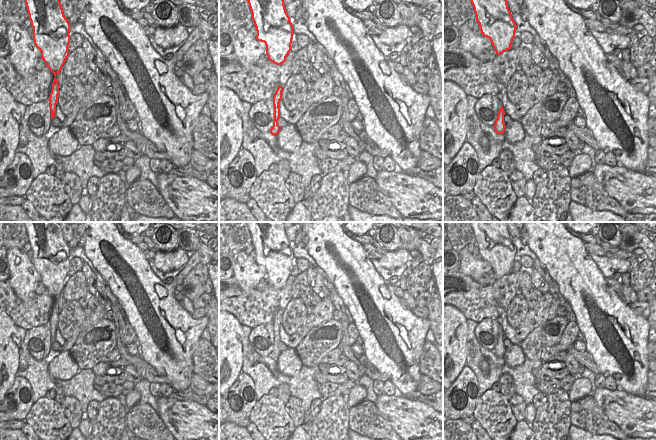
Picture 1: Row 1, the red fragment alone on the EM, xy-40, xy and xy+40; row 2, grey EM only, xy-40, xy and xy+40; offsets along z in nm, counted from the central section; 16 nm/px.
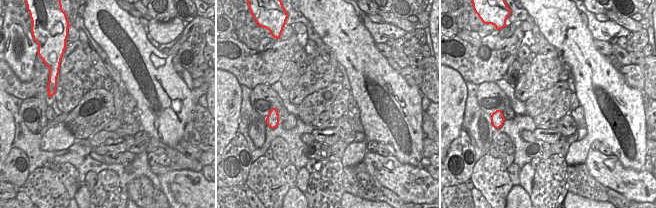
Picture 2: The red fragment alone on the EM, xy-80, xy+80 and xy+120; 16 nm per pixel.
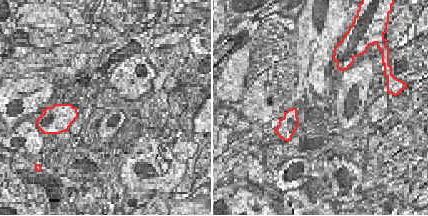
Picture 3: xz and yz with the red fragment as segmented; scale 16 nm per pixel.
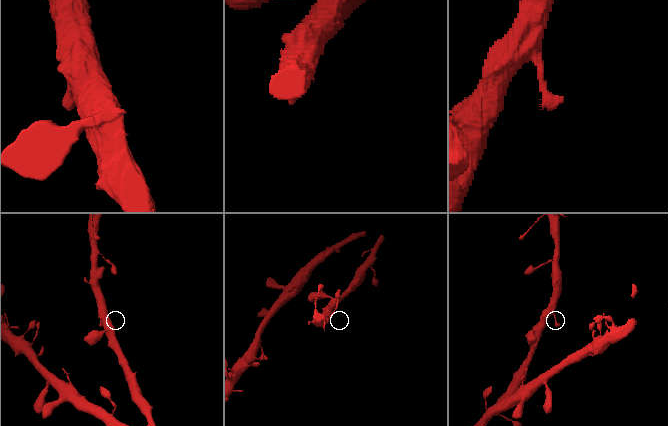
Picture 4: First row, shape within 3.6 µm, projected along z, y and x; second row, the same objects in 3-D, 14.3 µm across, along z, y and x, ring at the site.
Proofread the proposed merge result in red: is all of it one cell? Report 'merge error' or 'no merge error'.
no merge error

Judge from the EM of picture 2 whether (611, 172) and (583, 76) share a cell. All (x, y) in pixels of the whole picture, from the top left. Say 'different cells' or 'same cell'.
different cells

